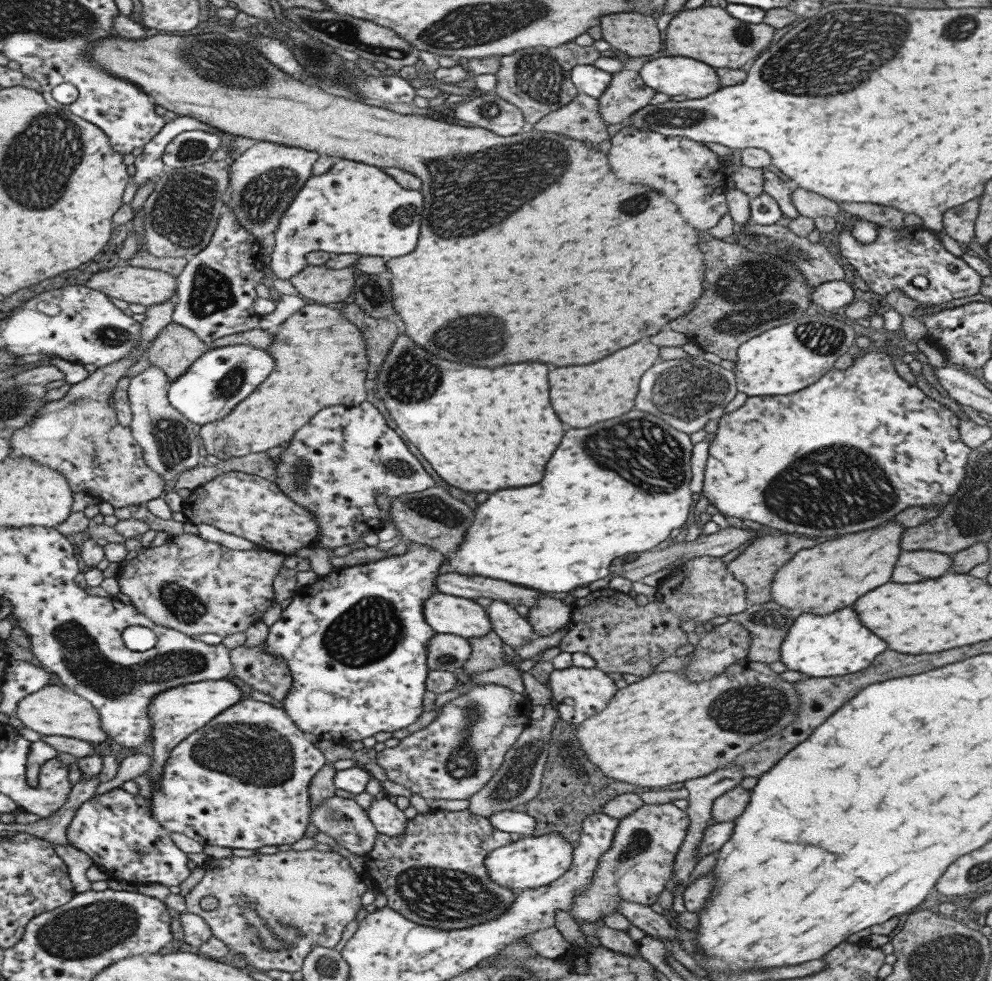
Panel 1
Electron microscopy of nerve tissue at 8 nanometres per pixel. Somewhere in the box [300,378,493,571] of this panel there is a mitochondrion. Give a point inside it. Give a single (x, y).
(431, 507)

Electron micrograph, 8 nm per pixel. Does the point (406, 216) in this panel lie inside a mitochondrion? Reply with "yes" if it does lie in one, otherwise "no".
yes

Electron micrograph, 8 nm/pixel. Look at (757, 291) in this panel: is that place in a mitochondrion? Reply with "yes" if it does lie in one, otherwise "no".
yes

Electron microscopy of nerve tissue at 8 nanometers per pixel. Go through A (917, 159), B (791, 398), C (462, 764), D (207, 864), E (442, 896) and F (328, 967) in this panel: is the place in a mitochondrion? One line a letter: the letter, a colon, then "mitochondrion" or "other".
A: other
B: other
C: mitochondrion
D: other
E: mitochondrion
F: mitochondrion

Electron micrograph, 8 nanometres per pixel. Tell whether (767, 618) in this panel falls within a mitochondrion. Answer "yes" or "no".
yes

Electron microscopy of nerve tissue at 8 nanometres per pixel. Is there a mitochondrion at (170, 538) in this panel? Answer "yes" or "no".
no

